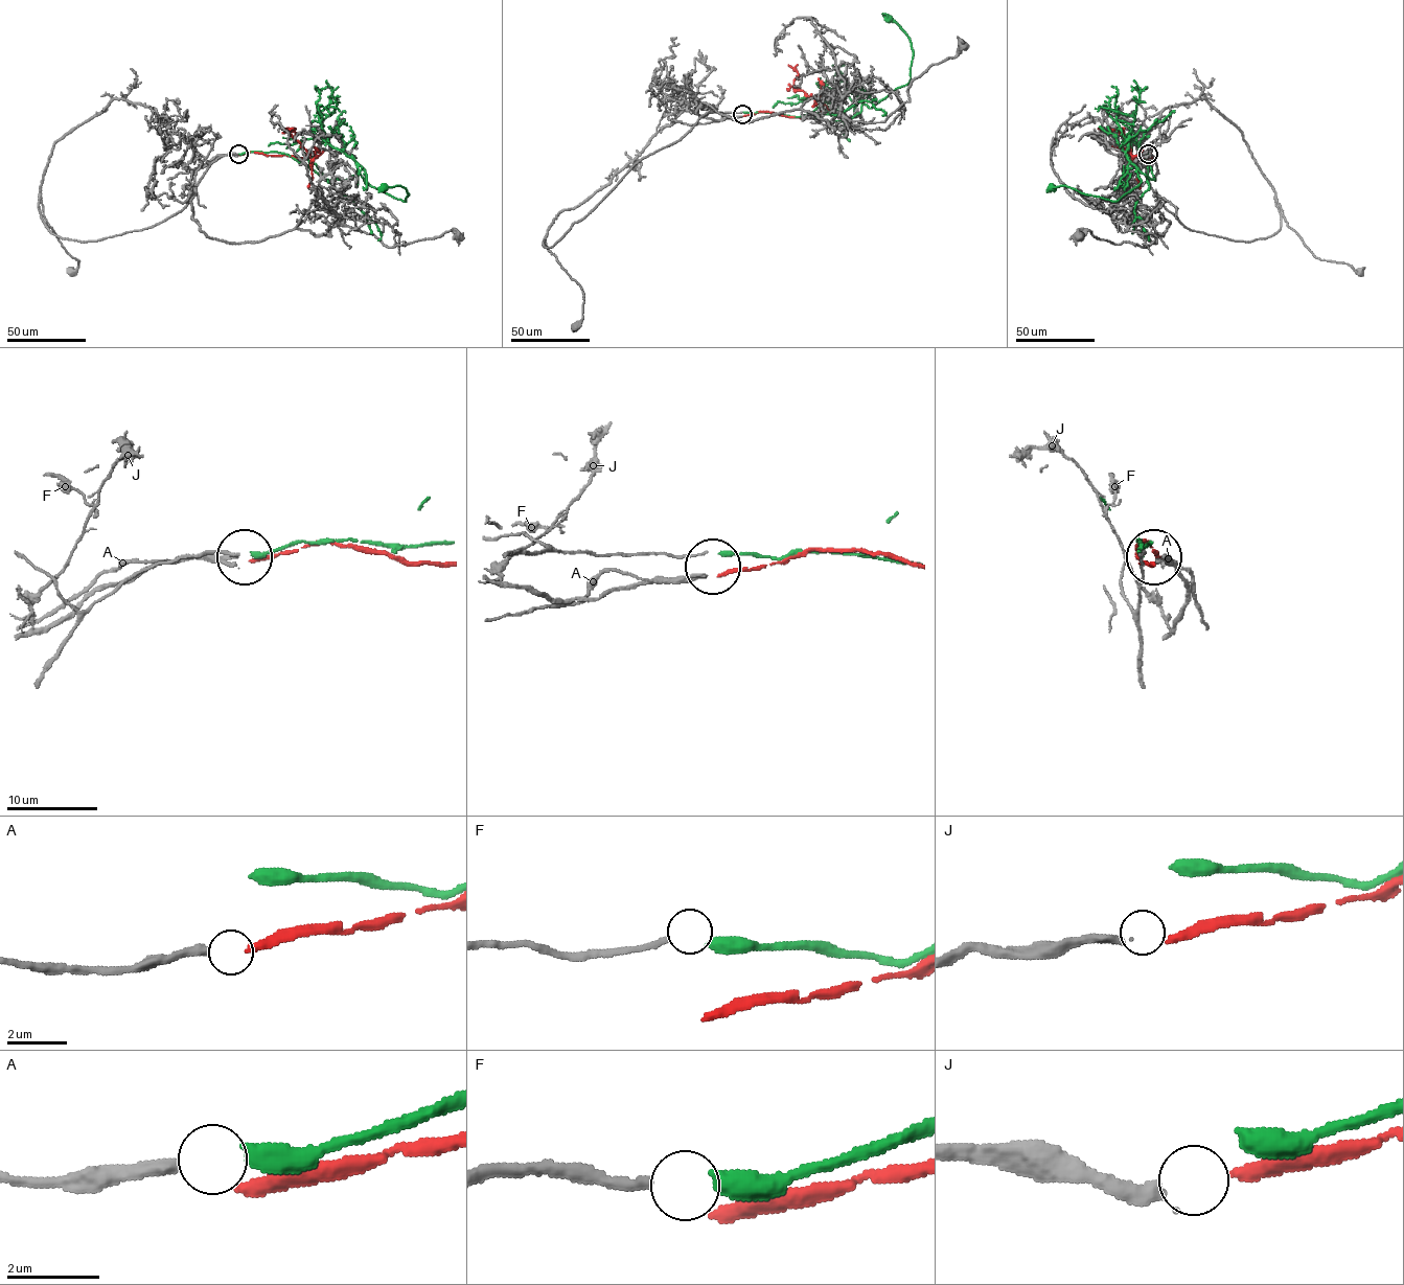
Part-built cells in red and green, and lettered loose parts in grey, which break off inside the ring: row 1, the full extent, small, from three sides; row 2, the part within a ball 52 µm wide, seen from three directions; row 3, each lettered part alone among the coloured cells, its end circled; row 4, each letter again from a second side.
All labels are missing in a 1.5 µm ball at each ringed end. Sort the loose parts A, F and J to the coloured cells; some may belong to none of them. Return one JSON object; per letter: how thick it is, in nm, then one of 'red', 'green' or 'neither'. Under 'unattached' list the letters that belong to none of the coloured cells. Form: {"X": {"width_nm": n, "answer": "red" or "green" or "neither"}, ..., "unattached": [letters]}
{"A": {"width_nm": 300, "answer": "neither"}, "F": {"width_nm": 220, "answer": "neither"}, "J": {"width_nm": 300, "answer": "red"}, "unattached": ["A", "F"]}

